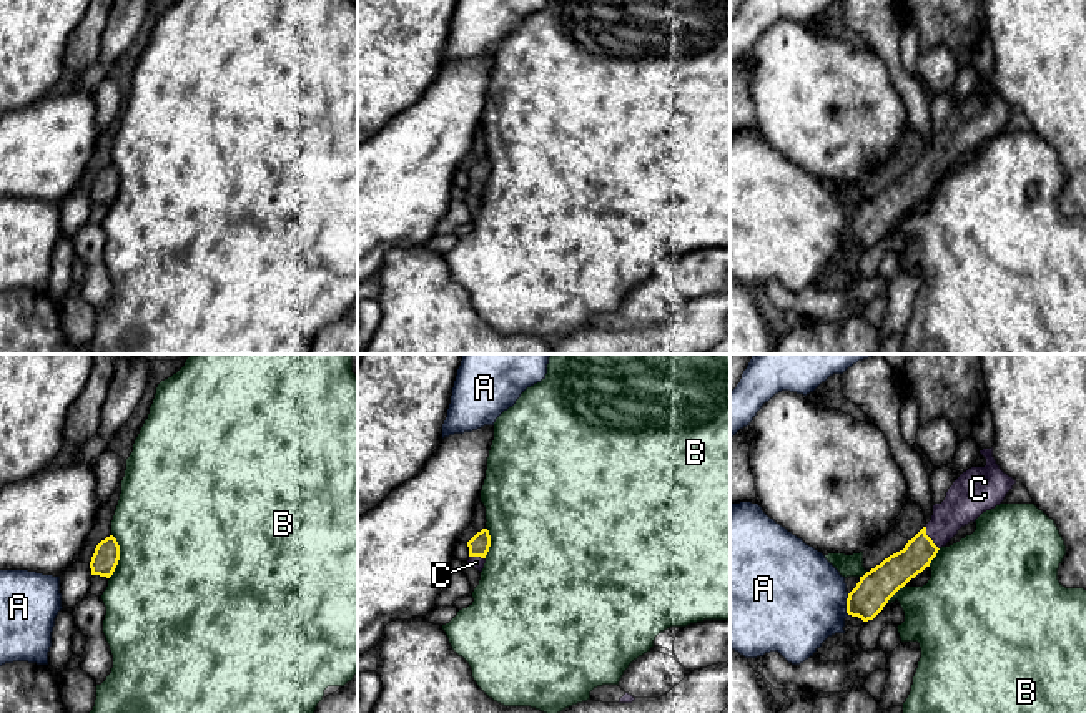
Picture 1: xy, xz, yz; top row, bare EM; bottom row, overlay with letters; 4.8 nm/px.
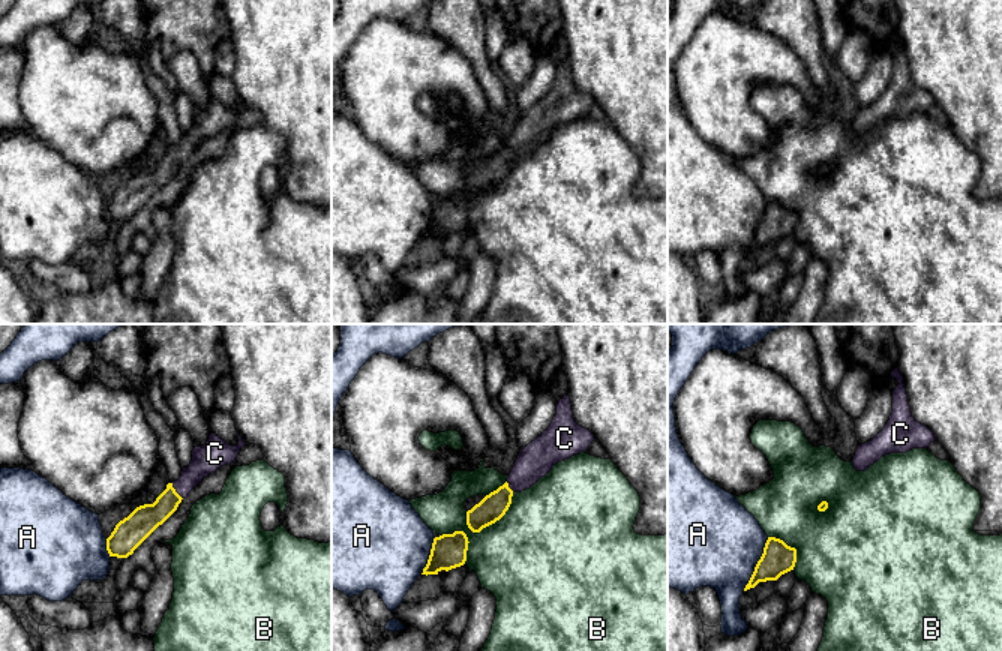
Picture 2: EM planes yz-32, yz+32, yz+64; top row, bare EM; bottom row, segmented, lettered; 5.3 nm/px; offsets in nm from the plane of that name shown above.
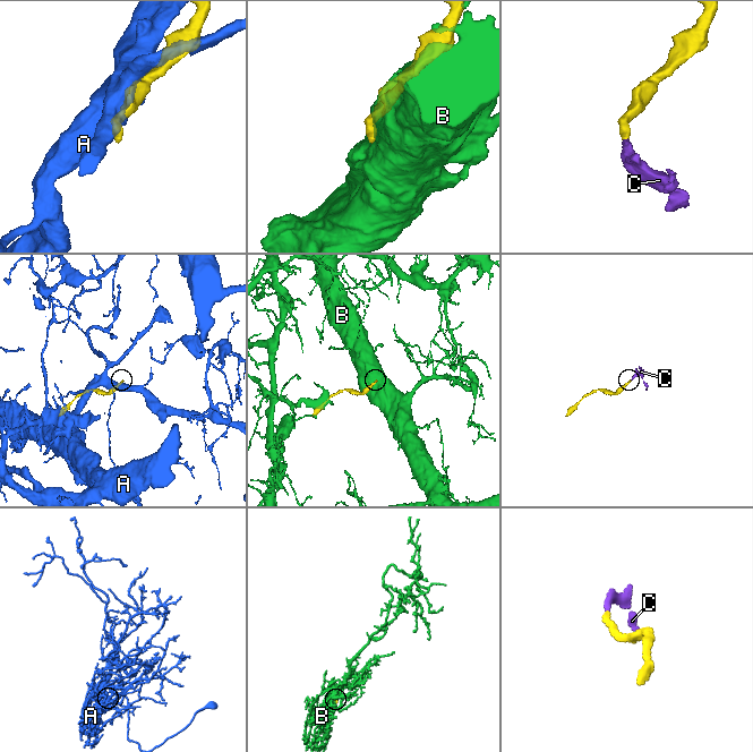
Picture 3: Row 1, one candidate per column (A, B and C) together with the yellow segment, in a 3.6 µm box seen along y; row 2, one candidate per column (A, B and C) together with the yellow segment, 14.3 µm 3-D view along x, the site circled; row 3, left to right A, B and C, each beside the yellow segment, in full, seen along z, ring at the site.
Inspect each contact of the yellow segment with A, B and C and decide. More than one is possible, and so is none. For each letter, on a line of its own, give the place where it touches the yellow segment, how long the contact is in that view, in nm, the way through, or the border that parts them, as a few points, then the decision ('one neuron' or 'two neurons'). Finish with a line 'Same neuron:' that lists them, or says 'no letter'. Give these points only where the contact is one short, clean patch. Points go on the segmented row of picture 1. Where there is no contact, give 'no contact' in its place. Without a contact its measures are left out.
A: yz (847, 604) | 100 nm | two neurons
B: xy (118, 555) | 220 nm | two neurons
C: yz (928, 537) | 140 nm | across yz (897, 570), (928, 537), (965, 501) | one neuron
Same neuron: C

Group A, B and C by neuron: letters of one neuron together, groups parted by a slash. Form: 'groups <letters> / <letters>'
groups A / B / C

